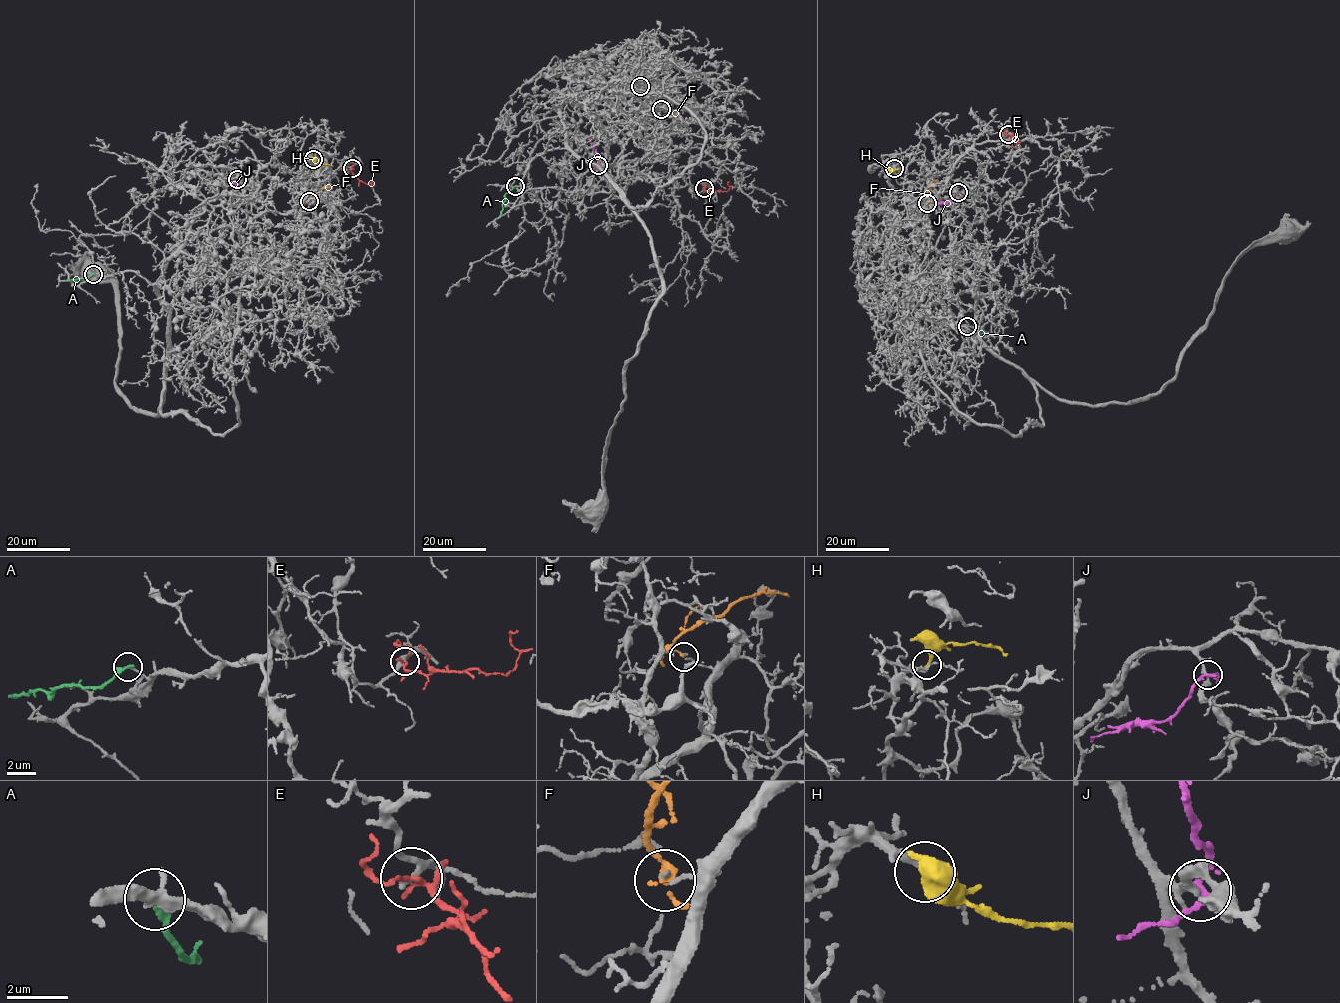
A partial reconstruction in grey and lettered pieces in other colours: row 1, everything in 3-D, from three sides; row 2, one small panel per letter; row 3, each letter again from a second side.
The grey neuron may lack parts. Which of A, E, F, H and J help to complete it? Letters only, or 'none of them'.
none of them

